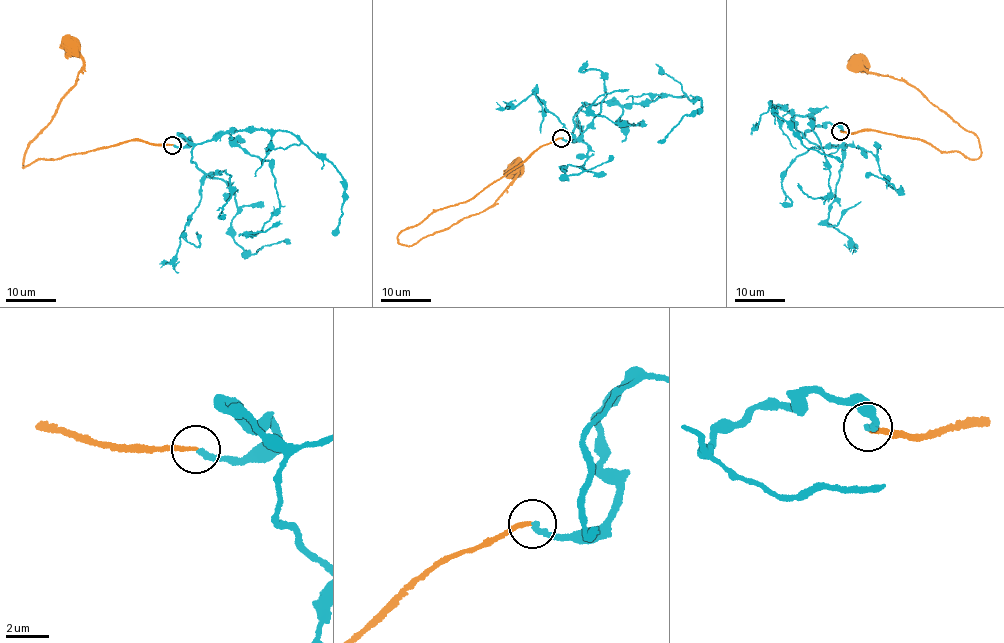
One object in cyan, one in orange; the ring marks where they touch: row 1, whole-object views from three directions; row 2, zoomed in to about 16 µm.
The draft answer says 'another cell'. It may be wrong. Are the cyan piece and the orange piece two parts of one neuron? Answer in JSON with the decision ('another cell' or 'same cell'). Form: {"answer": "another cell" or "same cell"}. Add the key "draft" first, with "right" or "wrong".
{"draft": "right", "answer": "another cell"}

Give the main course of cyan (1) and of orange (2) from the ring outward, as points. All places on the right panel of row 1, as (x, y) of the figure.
1: (841, 131), (825, 123), (804, 135), (793, 126), (792, 115), (769, 101), (772, 112), (808, 148), (840, 161)
2: (841, 131), (922, 140), (942, 152), (955, 151), (973, 159), (980, 155), (979, 138), (913, 86), (857, 63)

